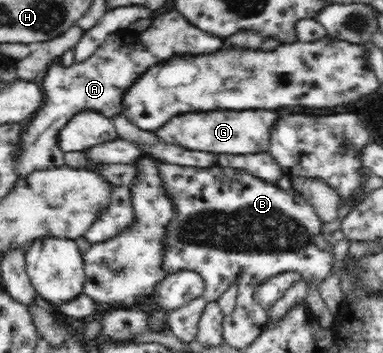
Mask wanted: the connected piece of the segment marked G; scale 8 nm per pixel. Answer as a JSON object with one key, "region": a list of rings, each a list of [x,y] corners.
{"region":[[[222,110],[222,112],[186,113],[172,117],[155,133],[168,144],[190,150],[214,154],[256,154],[267,152],[270,146],[272,126],[278,120],[278,112],[272,110]]]}

